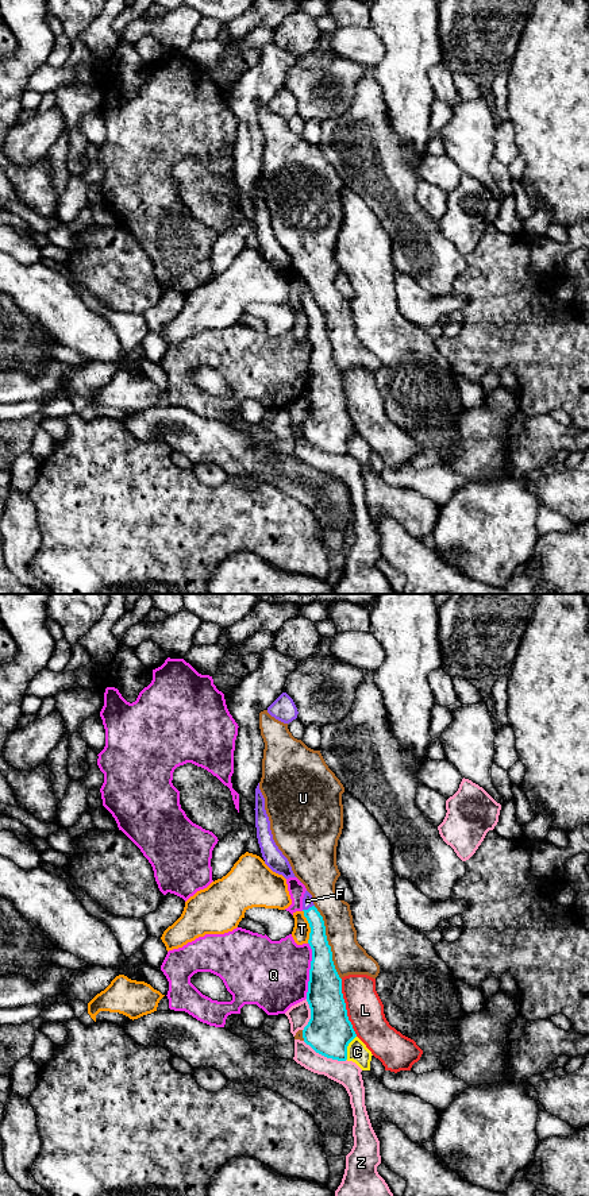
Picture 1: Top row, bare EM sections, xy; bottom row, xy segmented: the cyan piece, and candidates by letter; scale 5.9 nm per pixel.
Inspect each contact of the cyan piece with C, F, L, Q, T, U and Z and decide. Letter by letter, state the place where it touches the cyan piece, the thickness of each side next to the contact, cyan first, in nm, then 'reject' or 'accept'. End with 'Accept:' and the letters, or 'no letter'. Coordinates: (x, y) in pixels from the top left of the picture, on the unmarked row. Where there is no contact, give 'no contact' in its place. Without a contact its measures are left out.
C: xy (346, 443) | 280/130 nm | reject
F: xy (310, 303) | 110/60 nm | accept
L: xy (345, 402) | 280/220 nm | reject
Q: xy (310, 366) | 220/400 nm | reject
T: xy (310, 321) | 140/100 nm | reject
U: xy (327, 338) | 200/200 nm | reject
Z: xy (324, 451) | 280/150 nm | reject
Accept: F

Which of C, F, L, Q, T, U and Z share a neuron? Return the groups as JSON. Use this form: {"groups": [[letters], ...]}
{"groups": [["C"], ["F"], ["L"], ["Q"], ["T"], ["U"], ["Z"]]}

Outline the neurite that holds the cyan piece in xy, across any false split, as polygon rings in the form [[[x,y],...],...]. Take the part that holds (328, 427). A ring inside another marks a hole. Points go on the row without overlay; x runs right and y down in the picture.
[[[308,286],[303,293],[303,306],[311,323],[308,339],[312,344],[307,387],[311,414],[303,425],[303,433],[316,448],[346,456],[347,441],[357,429],[347,412],[342,374],[332,356],[323,312]]]

